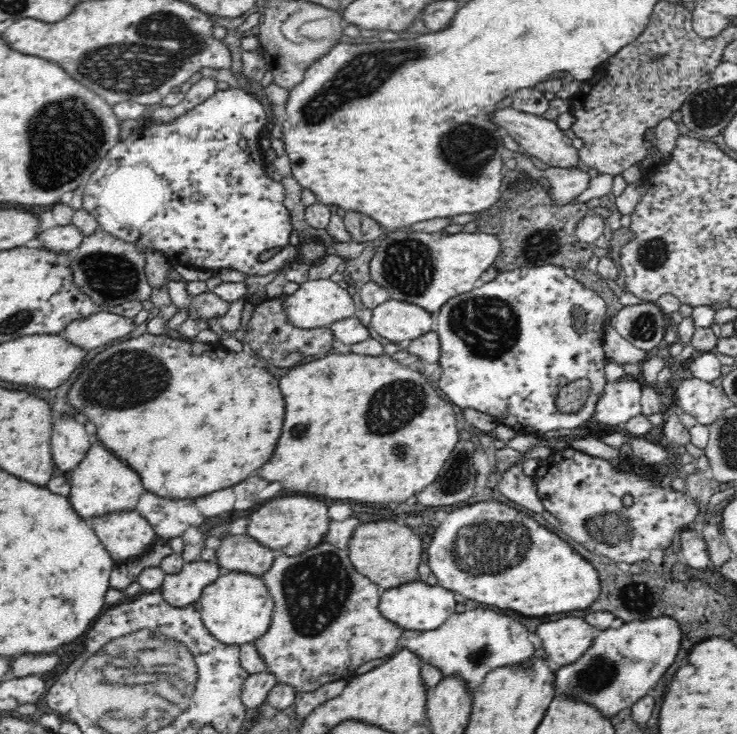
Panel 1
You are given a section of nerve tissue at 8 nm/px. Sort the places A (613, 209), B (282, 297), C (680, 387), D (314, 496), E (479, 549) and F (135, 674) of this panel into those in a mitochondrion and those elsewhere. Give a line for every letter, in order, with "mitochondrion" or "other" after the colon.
A: other
B: other
C: other
D: other
E: mitochondrion
F: mitochondrion

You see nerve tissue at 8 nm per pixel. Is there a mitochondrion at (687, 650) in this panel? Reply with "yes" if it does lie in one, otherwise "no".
no

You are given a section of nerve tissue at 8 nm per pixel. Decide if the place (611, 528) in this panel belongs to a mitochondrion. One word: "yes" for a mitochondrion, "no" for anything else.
yes

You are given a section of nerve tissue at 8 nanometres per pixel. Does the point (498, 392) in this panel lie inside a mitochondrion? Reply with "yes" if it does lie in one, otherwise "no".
no

